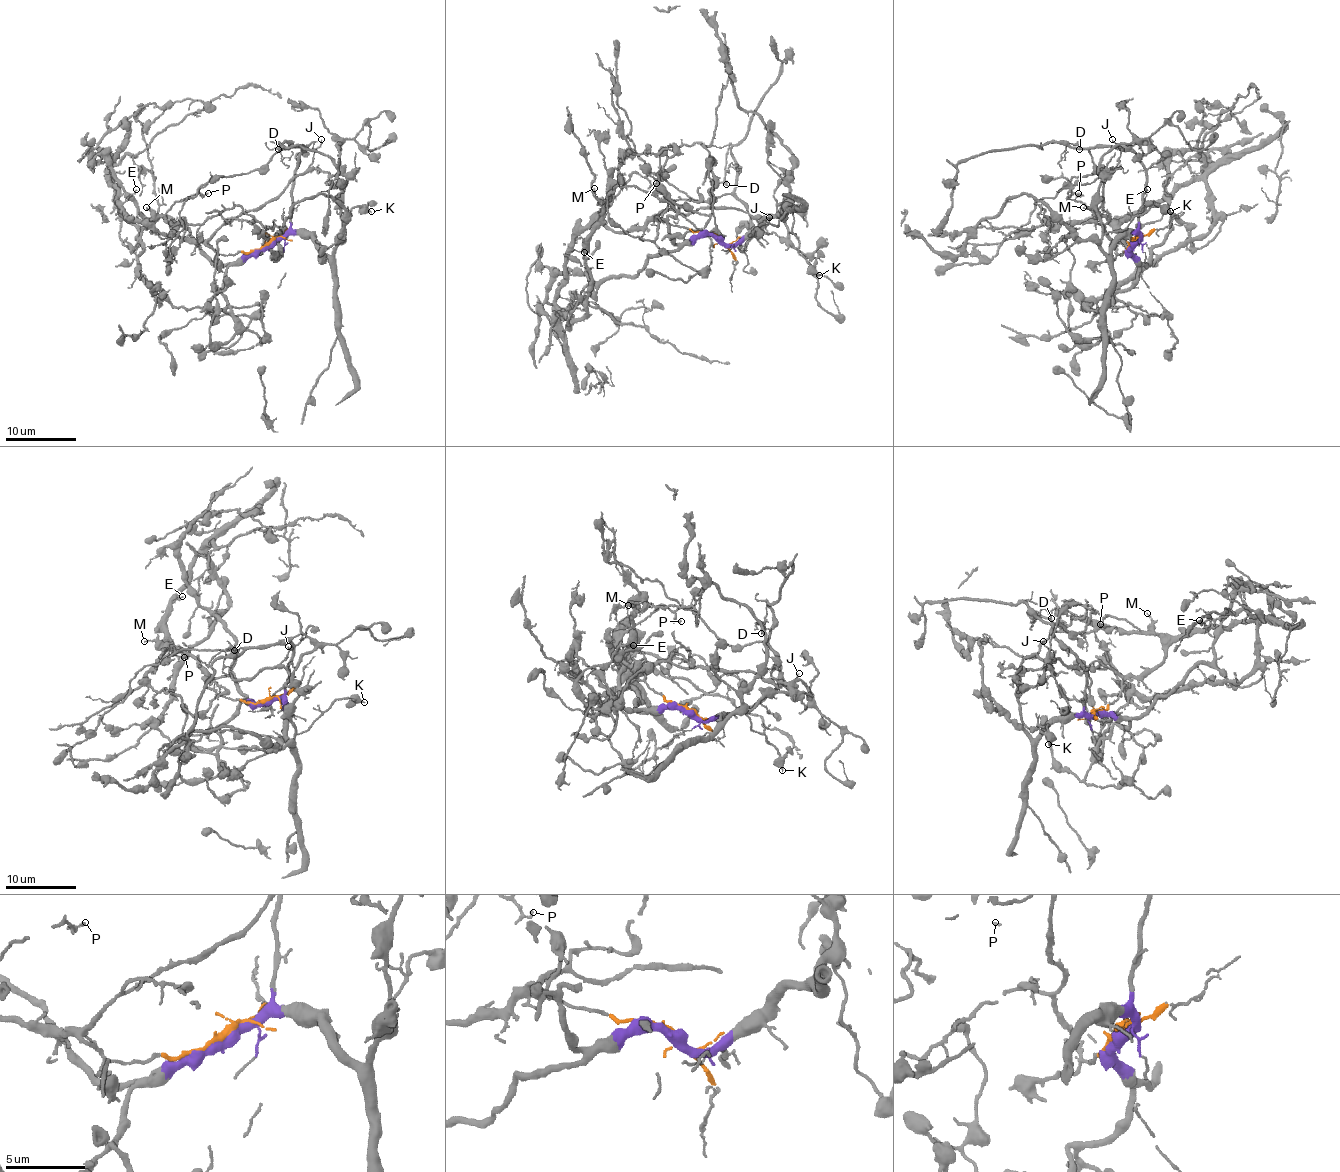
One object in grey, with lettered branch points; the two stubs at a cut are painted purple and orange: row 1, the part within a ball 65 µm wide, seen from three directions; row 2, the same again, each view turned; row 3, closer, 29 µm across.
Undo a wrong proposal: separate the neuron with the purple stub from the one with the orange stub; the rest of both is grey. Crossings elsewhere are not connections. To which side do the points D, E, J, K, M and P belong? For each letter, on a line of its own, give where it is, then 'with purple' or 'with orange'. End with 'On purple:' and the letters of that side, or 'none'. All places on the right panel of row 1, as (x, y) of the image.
D: (1079, 149) | with purple
E: (1147, 189) | with orange
J: (1112, 139) | with orange
K: (1170, 211) | with purple
M: (1083, 207) | with orange
P: (1078, 193) | with orange
On purple: D, K

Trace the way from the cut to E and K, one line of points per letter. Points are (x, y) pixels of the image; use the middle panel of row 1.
E: (716, 238), (656, 217), (626, 231), (612, 231), (601, 224), (589, 226), (571, 245), (573, 250), (583, 252)
K: (716, 238), (725, 243), (739, 242), (787, 206), (798, 252), (819, 275)

